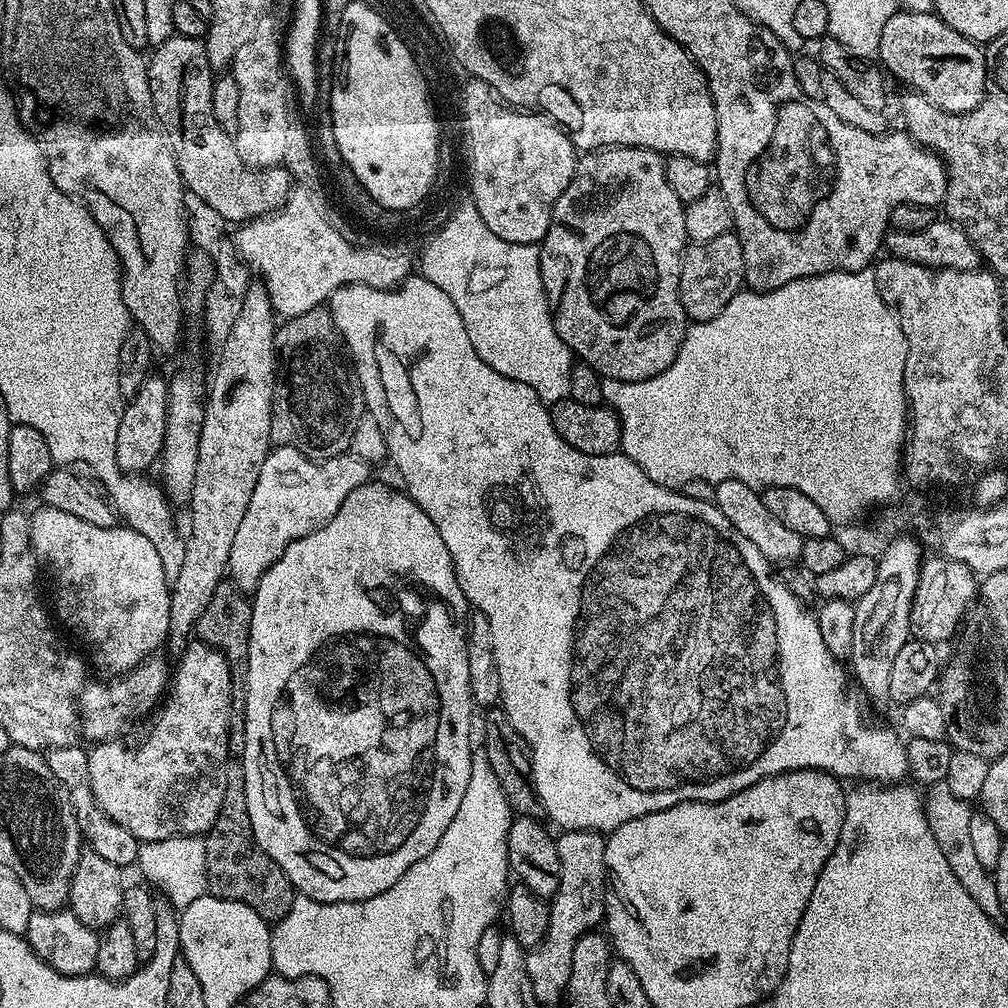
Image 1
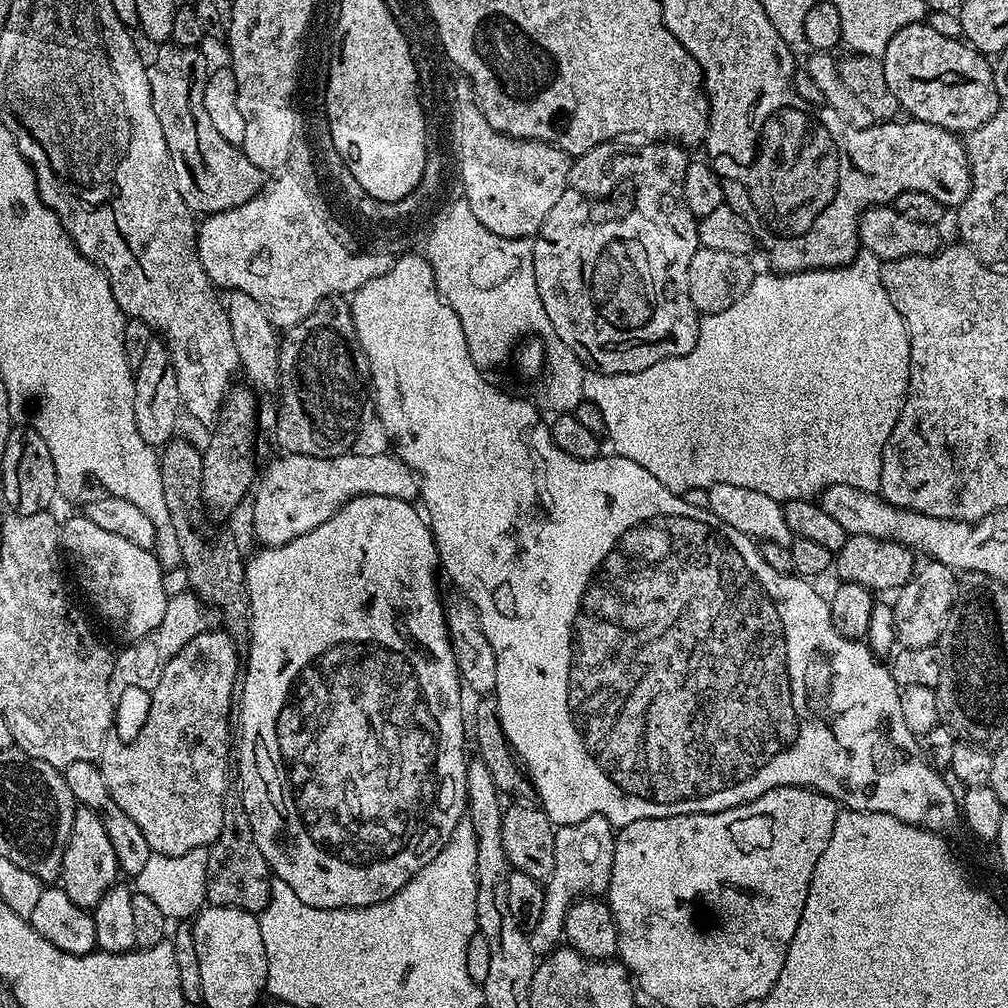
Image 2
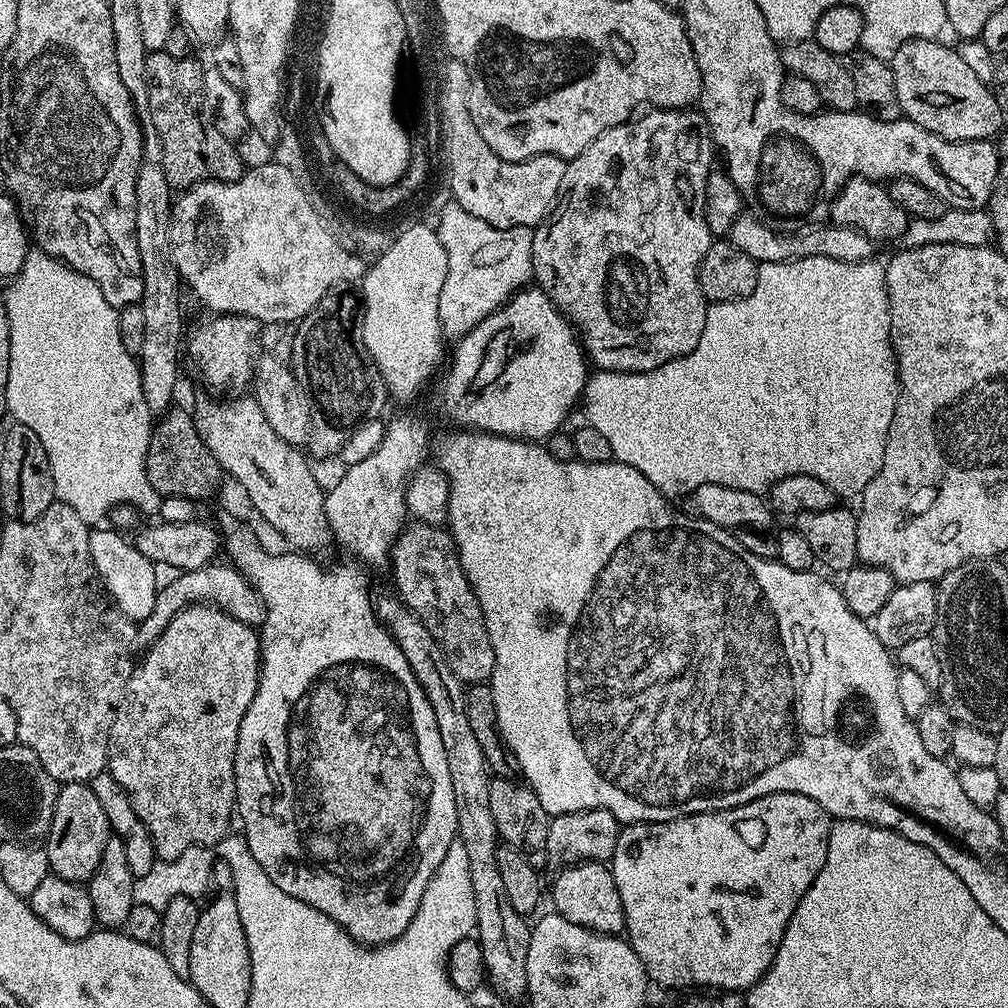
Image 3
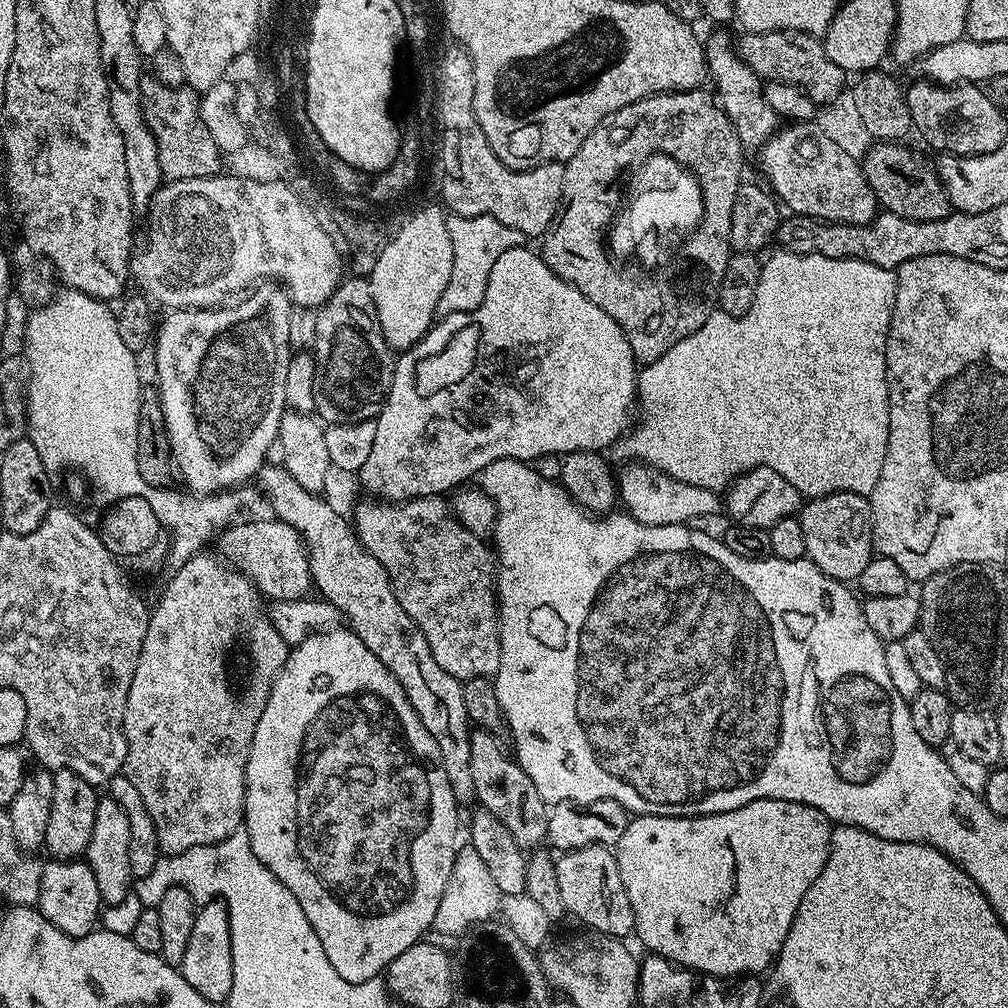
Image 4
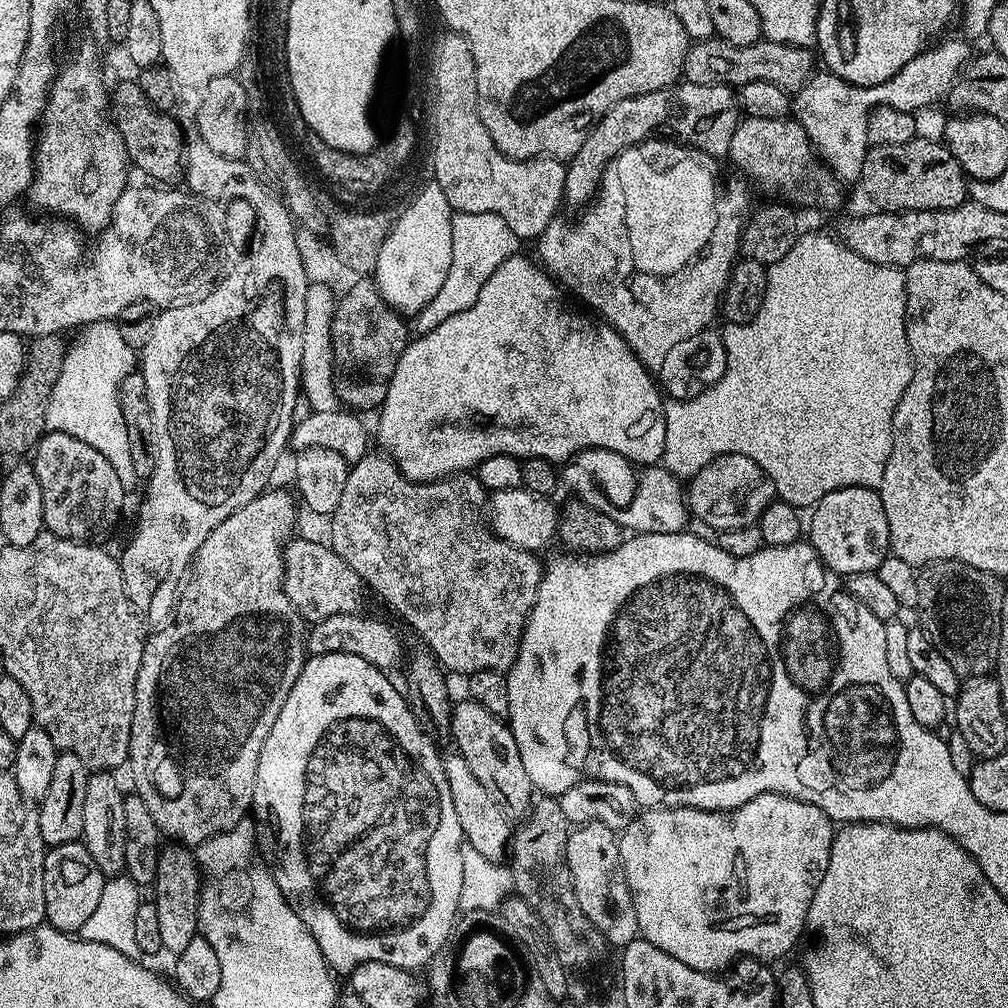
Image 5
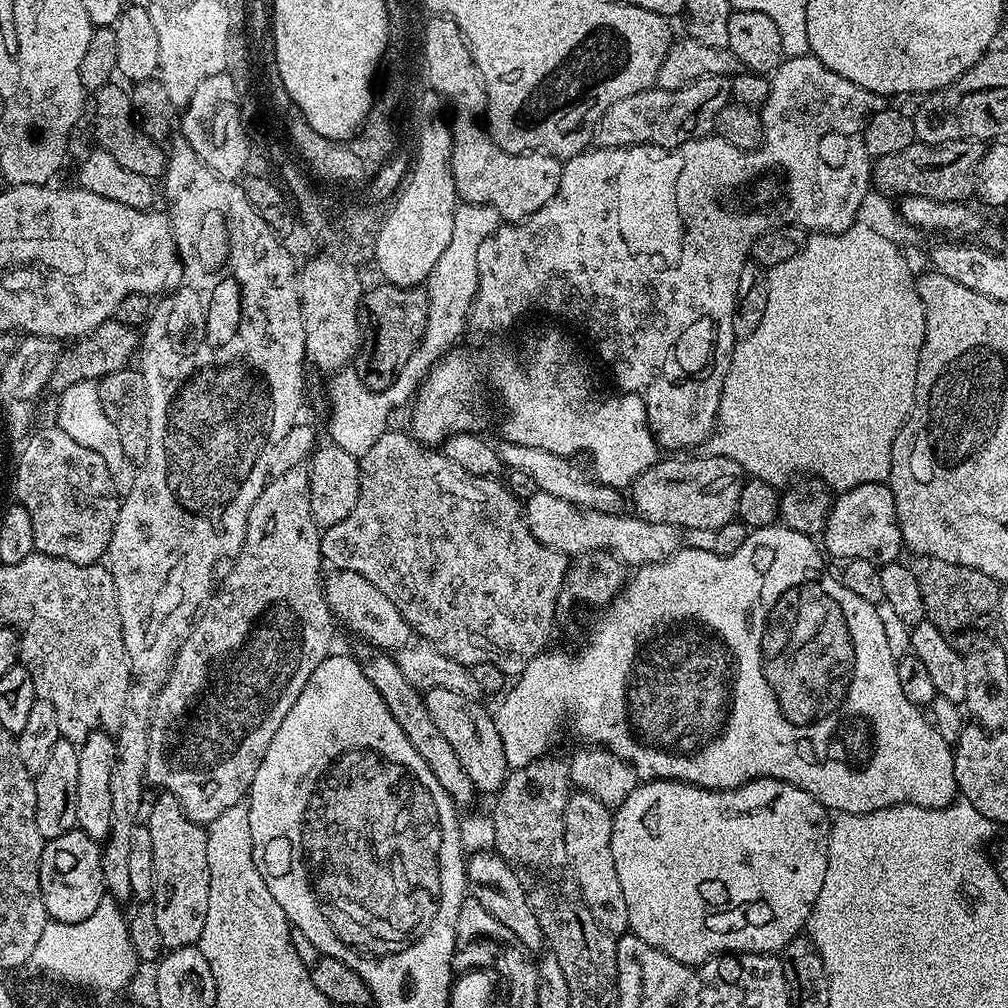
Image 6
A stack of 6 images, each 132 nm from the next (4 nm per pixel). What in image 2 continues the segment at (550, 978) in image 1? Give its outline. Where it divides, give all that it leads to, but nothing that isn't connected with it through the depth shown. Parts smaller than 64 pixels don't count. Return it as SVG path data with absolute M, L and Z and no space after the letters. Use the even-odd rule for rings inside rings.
M605 816L582 818L582 822L562 824L554 834L554 862L556 868L544 884L542 918L538 926L528 932L528 941L538 958L543 958L564 940L566 914L575 900L600 898L608 891L614 866L616 832Z

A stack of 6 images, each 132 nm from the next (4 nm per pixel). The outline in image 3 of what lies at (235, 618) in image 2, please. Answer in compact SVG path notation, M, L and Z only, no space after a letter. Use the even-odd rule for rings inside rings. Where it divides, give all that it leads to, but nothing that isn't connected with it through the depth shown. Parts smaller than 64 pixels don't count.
M173 406L163 413L152 425L150 446L146 450L146 478L154 491L161 497L189 496L192 500L208 500L220 488L220 479L225 479L226 473L220 467L214 454L206 446L206 442L198 434L193 413L179 406Z

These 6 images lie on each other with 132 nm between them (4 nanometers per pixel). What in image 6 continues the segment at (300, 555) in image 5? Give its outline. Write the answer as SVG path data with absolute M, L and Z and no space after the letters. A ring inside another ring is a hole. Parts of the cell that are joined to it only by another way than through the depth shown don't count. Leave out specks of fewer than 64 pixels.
M332 570L323 577L324 597L333 617L340 620L356 636L361 636L365 645L381 650L403 648L413 639L412 627L402 618L398 606L378 590L371 582L366 582L362 574L350 570Z

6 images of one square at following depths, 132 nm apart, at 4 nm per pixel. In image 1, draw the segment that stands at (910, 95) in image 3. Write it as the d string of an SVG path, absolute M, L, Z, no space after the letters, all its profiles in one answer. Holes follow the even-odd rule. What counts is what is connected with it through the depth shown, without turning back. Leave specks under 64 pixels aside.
M897 10L882 29L878 60L883 71L947 112L969 112L977 108L990 88L985 49L970 38L962 38L958 30L950 30L931 11L904 11Z

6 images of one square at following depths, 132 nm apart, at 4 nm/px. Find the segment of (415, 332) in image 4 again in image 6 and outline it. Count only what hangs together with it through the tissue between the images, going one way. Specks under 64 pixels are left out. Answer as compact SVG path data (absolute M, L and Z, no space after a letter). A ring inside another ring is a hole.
M432 118L418 128L418 143L415 145L416 165L412 173L407 173L406 179L410 187L404 191L404 201L398 206L392 206L390 219L380 235L381 265L386 270L383 279L389 284L397 284L403 288L415 288L423 285L428 279L430 270L434 270L434 262L442 258L442 250L450 243L450 234L454 230L454 214L458 197L454 178L452 177L452 129L437 118Z

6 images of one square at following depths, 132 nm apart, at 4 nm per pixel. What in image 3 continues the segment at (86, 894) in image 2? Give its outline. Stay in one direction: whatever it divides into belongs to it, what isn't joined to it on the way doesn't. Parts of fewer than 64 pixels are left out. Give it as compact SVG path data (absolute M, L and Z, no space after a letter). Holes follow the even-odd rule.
M91 783L63 785L56 794L54 818L43 845L49 873L58 878L66 878L66 882L87 885L94 870L98 870L102 862L102 850L109 835L106 810L102 810Z

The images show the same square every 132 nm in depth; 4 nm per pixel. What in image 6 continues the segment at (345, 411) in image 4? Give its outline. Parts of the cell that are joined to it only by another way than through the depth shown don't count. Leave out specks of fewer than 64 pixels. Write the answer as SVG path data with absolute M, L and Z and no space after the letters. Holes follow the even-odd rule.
M380 282L377 288L369 287L366 292L366 316L376 323L376 333L367 337L368 372L362 366L356 368L360 381L371 392L383 392L396 381L396 375L406 366L410 354L418 345L426 330L428 293L423 287L403 288L397 284Z

